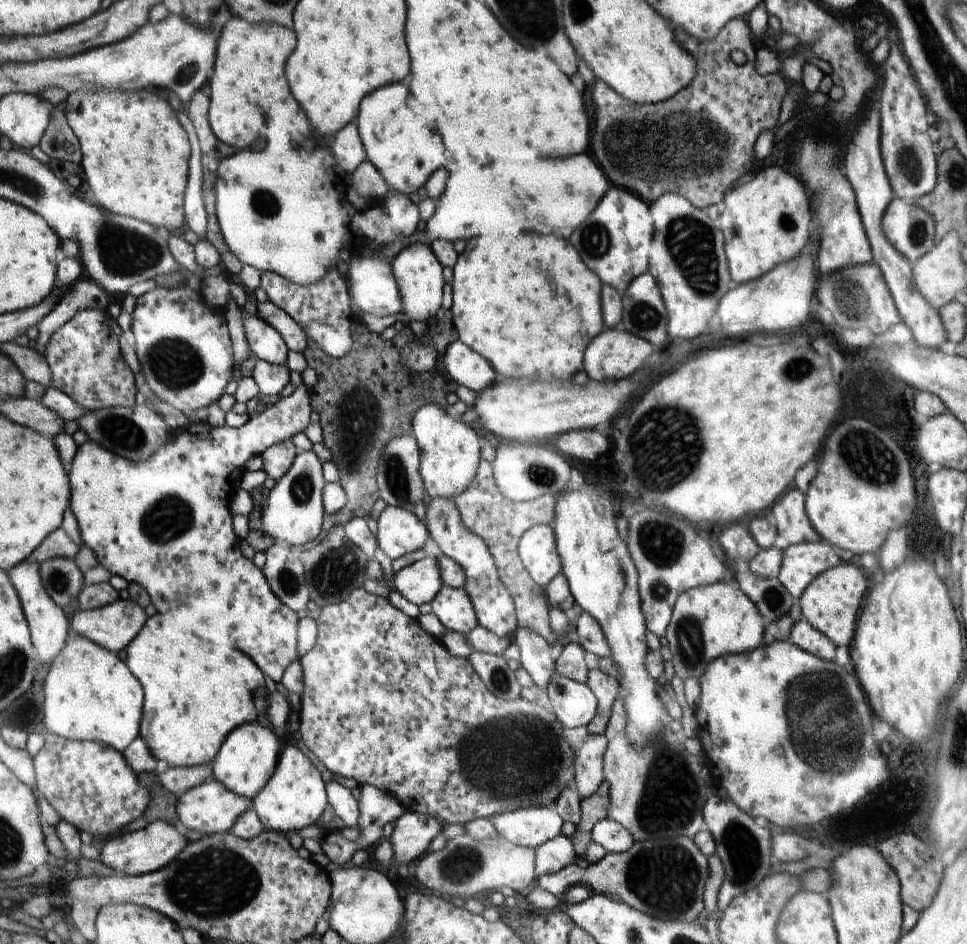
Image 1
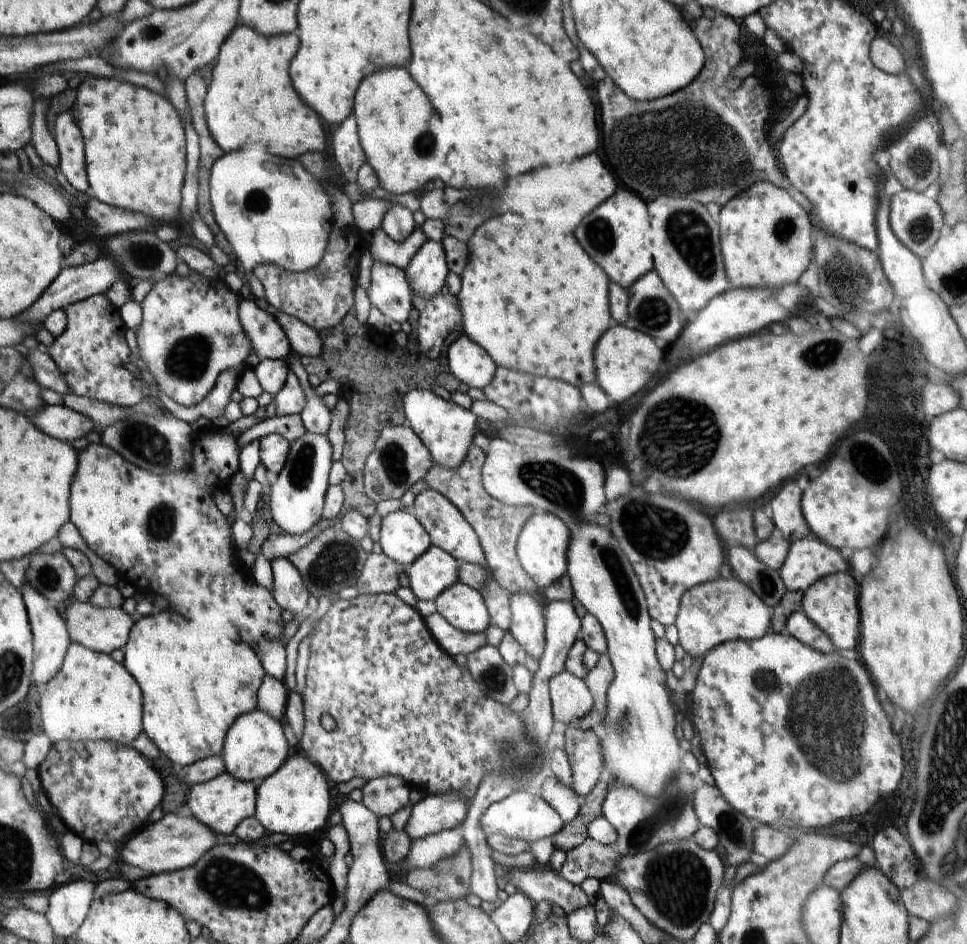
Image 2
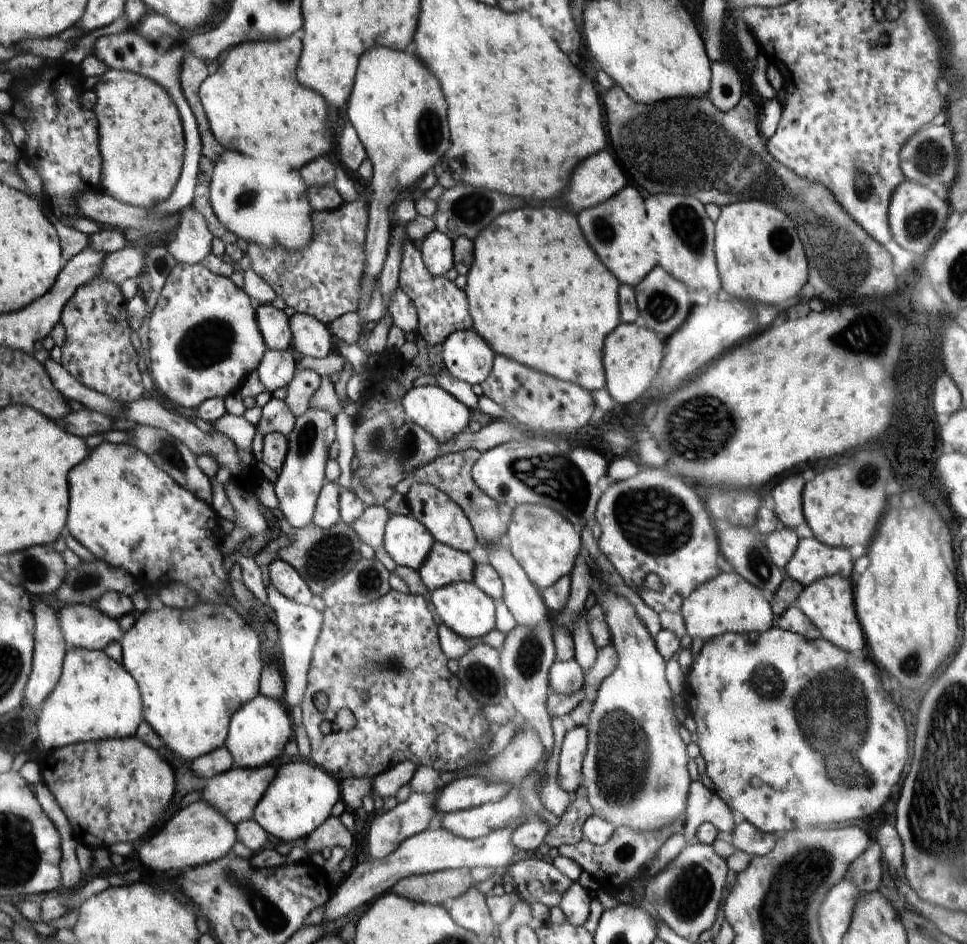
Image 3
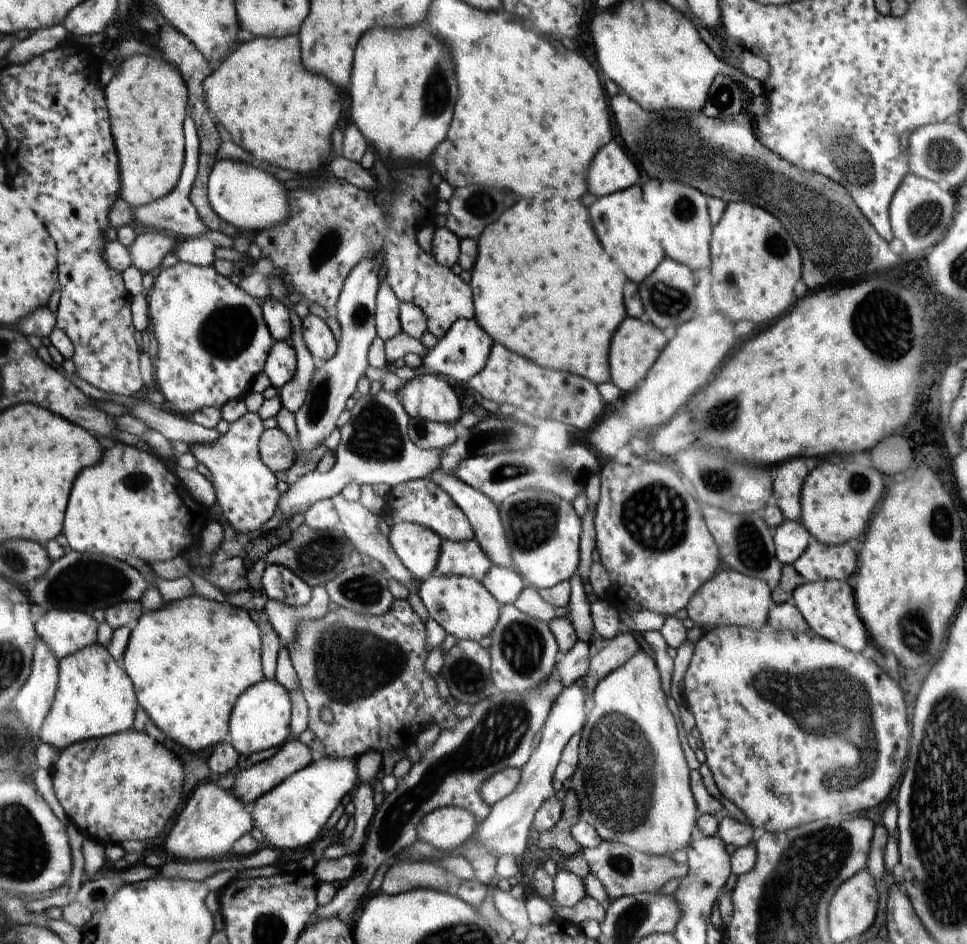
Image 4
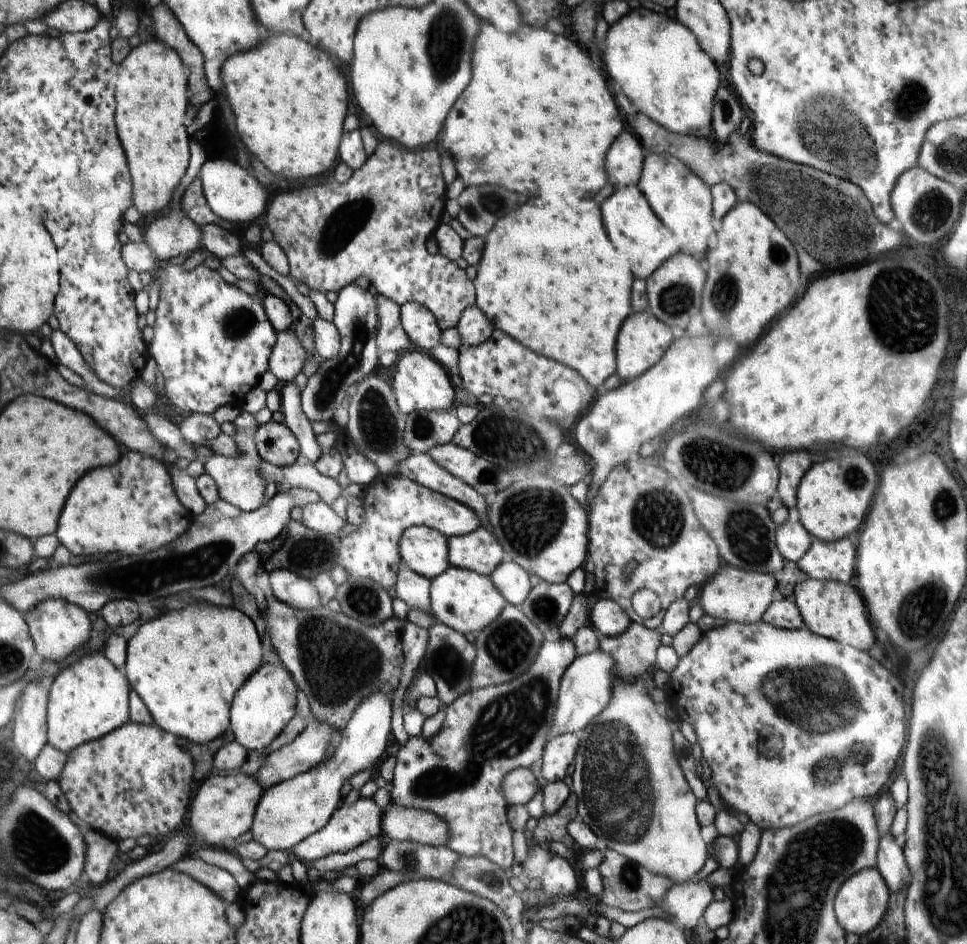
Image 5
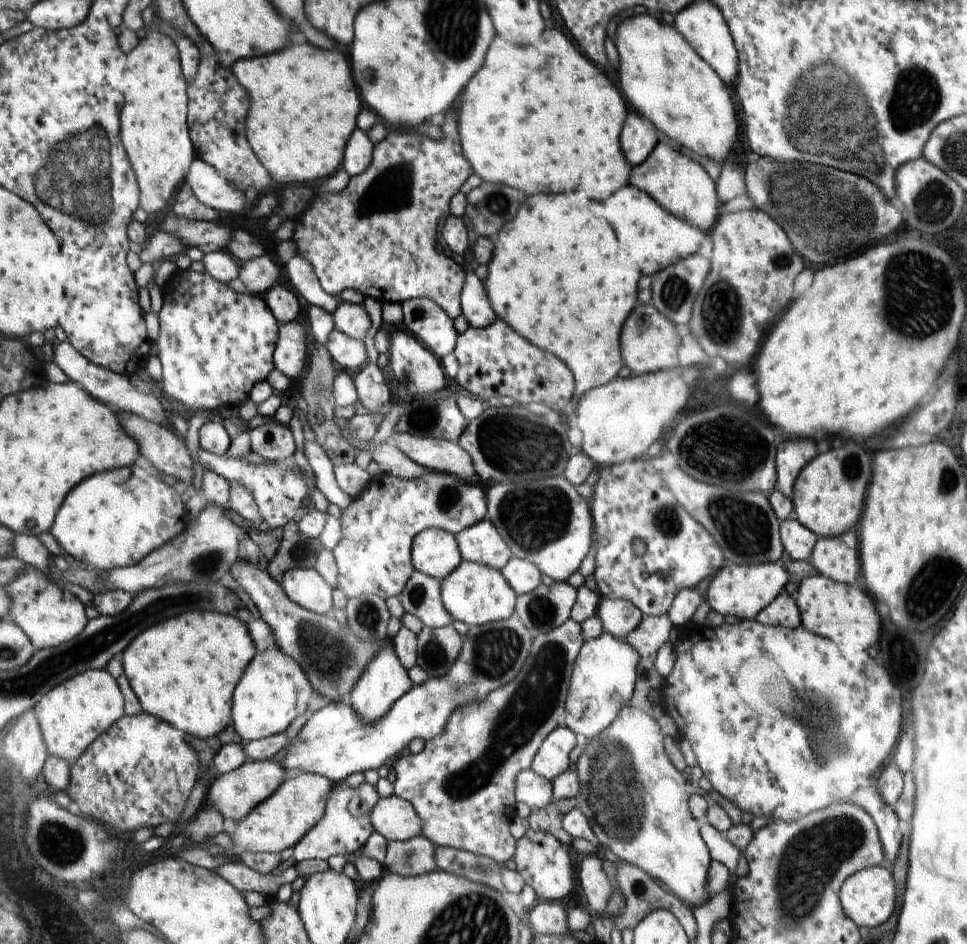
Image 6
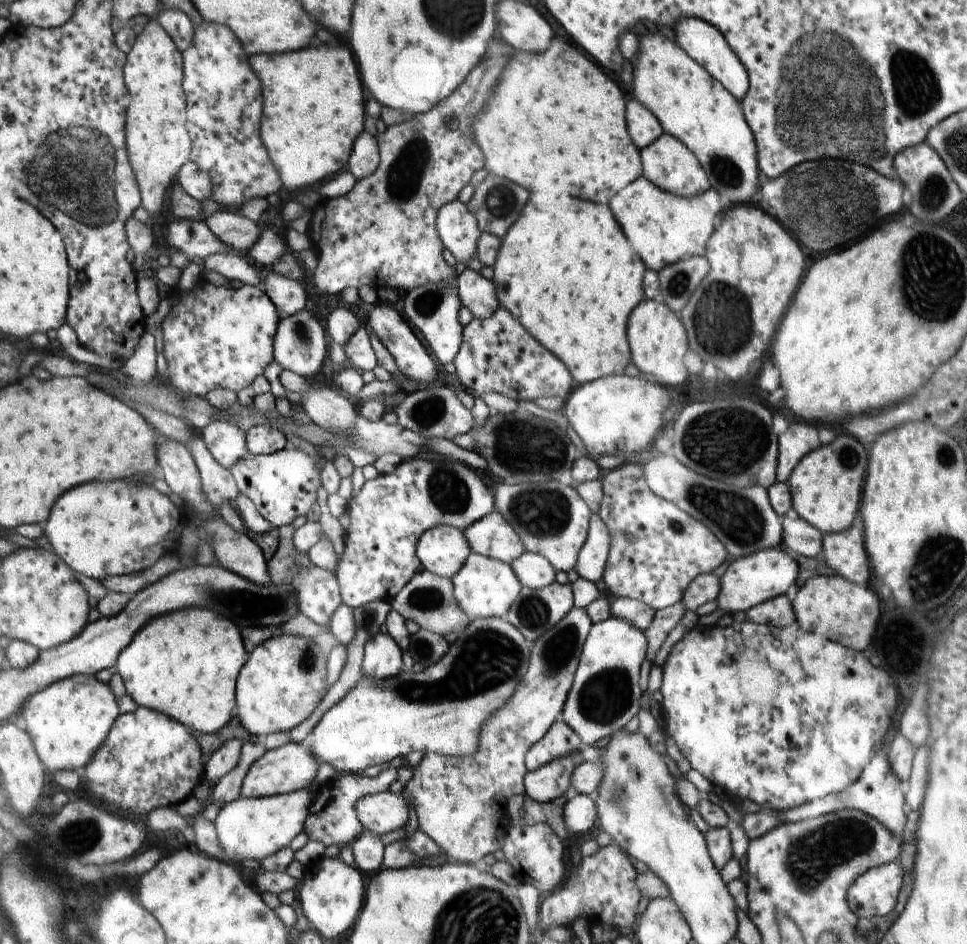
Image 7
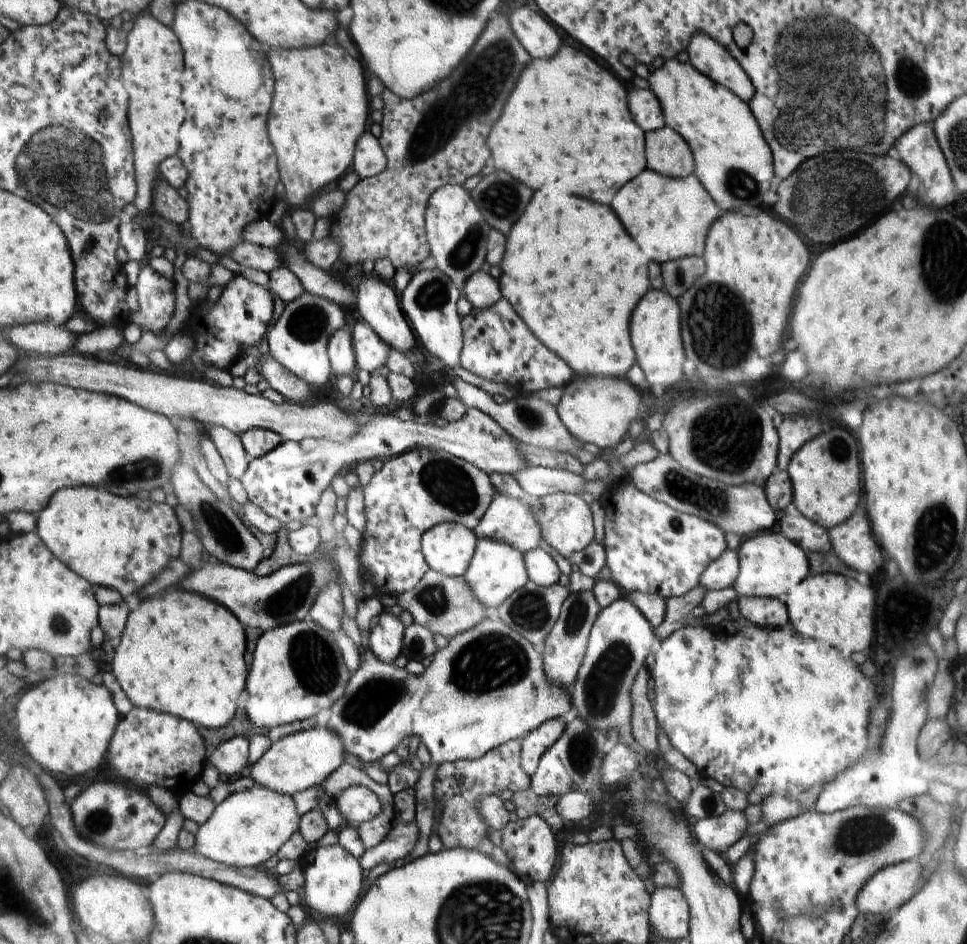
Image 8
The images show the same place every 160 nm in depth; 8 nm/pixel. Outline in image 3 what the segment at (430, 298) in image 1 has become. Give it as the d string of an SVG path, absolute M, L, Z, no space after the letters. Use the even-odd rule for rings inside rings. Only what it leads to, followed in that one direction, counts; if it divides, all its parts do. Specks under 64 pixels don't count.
M434 230L423 240L421 255L426 268L435 277L446 277L454 262L453 241L449 236Z

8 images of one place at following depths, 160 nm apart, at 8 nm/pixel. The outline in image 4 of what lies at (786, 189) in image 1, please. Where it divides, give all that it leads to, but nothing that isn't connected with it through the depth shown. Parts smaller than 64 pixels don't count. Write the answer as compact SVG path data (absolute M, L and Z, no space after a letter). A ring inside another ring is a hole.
M742 201L727 203L720 222L713 226L712 242L714 264L711 272L711 294L715 300L715 308L718 308L716 311L726 312L726 316L732 321L752 320L756 324L764 324L764 320L772 320L792 306L792 290L794 284L800 280L802 262L798 248L794 246L785 225L773 213Z

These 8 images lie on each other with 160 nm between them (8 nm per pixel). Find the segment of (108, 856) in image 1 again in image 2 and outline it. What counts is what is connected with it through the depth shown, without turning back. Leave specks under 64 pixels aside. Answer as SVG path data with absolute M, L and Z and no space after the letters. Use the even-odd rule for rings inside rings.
M184 811L176 815L166 813L159 820L143 828L134 838L127 840L122 846L124 848L118 853L117 860L121 860L124 864L132 864L140 870L146 870L150 875L174 872L192 866L216 843L216 834L213 830L196 817Z

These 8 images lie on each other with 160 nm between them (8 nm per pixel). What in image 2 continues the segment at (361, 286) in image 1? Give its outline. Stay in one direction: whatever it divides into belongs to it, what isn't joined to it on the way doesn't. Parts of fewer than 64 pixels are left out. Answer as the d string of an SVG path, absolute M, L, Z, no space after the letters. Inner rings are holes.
M373 260L367 295L371 306L378 308L388 321L409 321L413 309L413 293L405 271L394 265Z

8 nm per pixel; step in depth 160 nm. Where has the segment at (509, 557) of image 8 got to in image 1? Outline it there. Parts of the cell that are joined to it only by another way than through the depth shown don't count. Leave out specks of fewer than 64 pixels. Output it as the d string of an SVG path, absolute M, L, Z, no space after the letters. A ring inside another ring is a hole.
M443 586L430 606L448 630L467 635L479 625L473 601L465 589Z

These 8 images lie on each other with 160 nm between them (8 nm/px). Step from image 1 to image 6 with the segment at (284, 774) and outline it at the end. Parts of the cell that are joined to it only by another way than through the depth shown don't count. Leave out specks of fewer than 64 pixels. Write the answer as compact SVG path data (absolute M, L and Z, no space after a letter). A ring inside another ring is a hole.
M382 640L382 642L379 654L370 661L358 684L350 692L350 704L357 712L357 718L365 725L380 723L389 714L393 704L414 685L409 672L398 661L392 642L388 640ZM300 773L285 778L280 788L264 803L253 808L249 816L230 833L235 843L230 853L233 856L240 856L242 851L280 853L289 846L294 848L324 816L326 799L332 790L328 779L316 773Z

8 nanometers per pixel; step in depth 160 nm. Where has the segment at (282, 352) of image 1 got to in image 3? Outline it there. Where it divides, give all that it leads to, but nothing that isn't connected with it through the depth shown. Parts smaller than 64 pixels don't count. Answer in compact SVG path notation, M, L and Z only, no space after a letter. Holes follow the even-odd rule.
M272 304L259 305L257 310L258 328L262 330L266 346L270 350L288 350L293 345L293 332L289 317L282 310L277 310Z

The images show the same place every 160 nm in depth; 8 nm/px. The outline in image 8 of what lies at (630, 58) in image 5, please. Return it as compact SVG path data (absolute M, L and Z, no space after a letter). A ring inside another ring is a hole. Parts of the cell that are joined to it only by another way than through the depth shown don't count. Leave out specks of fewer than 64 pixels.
M677 57L667 59L650 73L648 86L661 103L665 126L674 129L690 144L696 158L694 174L706 184L706 192L718 200L720 208L726 211L756 208L762 202L762 194L770 188L776 169L772 164L773 151L749 104Z

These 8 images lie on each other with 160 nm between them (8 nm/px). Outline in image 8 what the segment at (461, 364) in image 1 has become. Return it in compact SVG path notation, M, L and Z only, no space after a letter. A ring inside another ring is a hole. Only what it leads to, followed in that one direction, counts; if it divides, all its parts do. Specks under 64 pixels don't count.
M484 271L470 275L461 292L474 309L493 307L502 297L499 281Z

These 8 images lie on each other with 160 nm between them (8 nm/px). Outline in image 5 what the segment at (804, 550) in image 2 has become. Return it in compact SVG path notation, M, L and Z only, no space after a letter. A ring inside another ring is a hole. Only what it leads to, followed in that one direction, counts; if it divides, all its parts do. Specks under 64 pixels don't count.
M814 539L796 564L810 579L848 583L857 566L857 550L848 539L836 543Z

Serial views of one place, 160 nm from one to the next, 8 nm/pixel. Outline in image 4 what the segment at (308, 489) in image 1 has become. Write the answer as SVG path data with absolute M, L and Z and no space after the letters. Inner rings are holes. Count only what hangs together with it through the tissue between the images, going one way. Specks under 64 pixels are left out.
M366 257L354 267L346 279L344 288L337 299L337 321L341 330L338 337L337 354L327 361L317 361L317 367L306 395L306 400L295 415L296 452L310 454L334 432L338 416L346 408L346 400L354 394L356 382L362 378L368 366L368 348L376 338L374 332L375 300L380 286L378 269L374 258Z

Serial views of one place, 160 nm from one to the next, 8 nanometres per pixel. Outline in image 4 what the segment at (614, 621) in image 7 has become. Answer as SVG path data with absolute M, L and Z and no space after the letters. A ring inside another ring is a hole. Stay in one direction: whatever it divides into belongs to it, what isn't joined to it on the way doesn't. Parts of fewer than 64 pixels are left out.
M583 678L576 685L563 688L557 696L557 703L553 704L553 711L549 712L549 719L545 720L542 738L536 750L530 755L529 762L521 768L521 782L516 790L504 799L491 806L489 815L481 822L477 832L477 842L480 847L493 851L498 857L504 854L520 856L531 843L530 829L536 811L557 795L553 787L553 776L562 756L564 747L573 734L579 733L587 719L585 711L585 694L583 693Z

